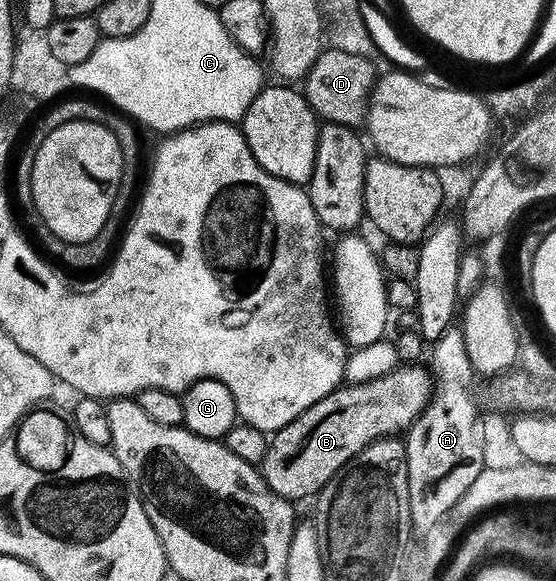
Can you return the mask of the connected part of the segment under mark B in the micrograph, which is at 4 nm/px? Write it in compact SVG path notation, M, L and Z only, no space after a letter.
M419 363L399 365L391 372L369 382L340 385L333 393L315 402L301 416L270 436L265 457L259 464L263 479L275 493L292 503L298 502L298 499L314 498L361 449L375 443L377 439L406 432L428 405L433 390L434 382L430 370Z

